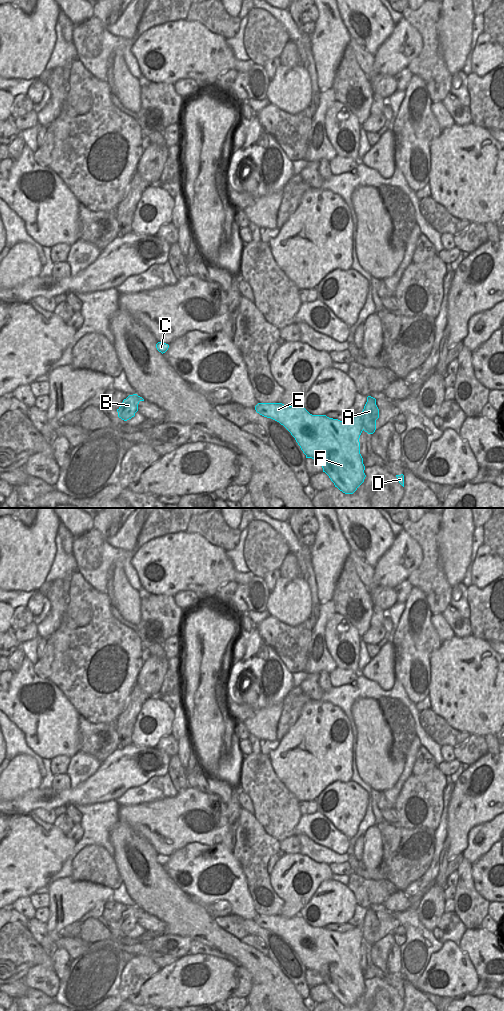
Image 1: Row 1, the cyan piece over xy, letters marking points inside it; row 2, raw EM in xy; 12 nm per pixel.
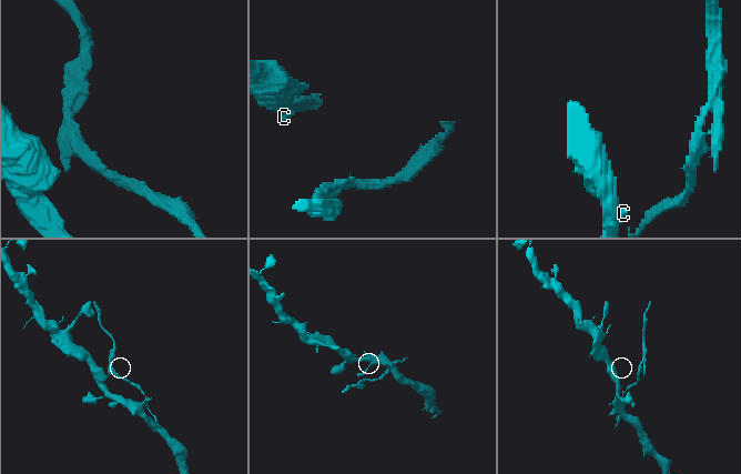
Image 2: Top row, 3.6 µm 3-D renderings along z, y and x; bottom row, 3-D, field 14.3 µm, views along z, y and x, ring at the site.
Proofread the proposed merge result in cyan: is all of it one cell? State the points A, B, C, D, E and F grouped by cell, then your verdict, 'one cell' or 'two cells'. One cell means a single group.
groups A D / B C E F; two cells

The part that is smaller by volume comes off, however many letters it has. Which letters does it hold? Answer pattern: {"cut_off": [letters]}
{"cut_off": ["A", "D"]}

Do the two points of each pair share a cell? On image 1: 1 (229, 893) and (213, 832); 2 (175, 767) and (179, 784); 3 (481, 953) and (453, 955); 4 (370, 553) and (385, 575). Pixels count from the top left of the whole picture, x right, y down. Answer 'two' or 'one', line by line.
1: two
2: one
3: two
4: two

